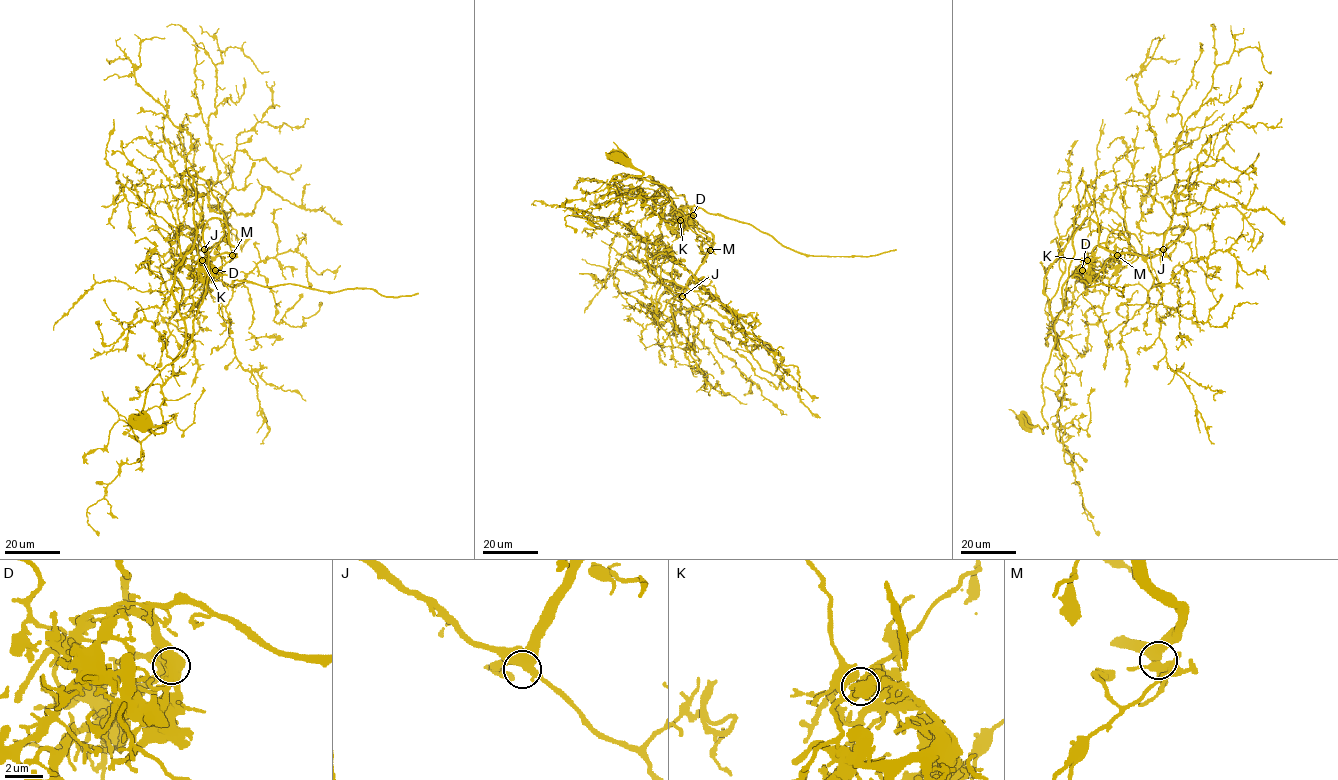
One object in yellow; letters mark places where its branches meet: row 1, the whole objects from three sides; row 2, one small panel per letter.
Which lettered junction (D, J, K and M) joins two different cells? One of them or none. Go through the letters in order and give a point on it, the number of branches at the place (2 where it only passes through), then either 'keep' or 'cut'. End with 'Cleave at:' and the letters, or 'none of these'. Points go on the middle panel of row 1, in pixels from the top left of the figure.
D: place (693, 215); branches 4; keep
J: place (682, 296); branches 4; keep
K: place (680, 220); branches 4; cut
M: place (710, 250); branches 4; keep
Cleave at: K

